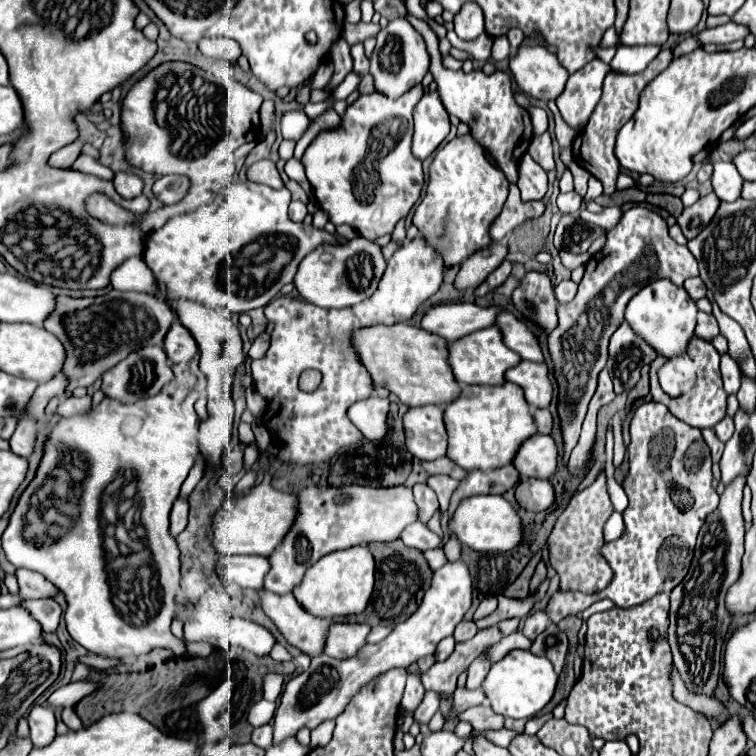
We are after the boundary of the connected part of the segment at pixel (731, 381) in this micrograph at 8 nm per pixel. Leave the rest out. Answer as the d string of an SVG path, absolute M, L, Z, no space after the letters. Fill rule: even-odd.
M728 353L722 355L722 379L724 379L724 391L728 395L734 395L740 387L740 369Z

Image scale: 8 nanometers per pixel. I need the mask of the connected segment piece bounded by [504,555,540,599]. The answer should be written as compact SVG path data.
M536 555L528 565L526 565L526 569L520 573L520 577L504 591L504 595L506 597L512 597L512 599L526 599L528 595L530 595L530 579L532 579L532 573L534 573L534 567L538 565L538 561L540 561L540 557Z

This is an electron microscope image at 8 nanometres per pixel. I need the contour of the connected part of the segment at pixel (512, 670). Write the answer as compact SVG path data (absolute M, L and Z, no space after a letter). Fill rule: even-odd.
M510 651L502 661L492 665L482 687L486 691L486 697L490 699L494 713L512 719L530 719L538 715L544 709L544 705L550 703L556 683L558 675L552 663L548 663L548 659L538 657L532 651Z

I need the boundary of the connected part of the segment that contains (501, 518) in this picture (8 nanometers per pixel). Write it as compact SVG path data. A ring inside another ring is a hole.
M474 495L470 499L464 499L454 517L448 523L450 531L456 533L456 537L474 551L512 551L524 541L524 525L510 501L506 501L502 495Z

